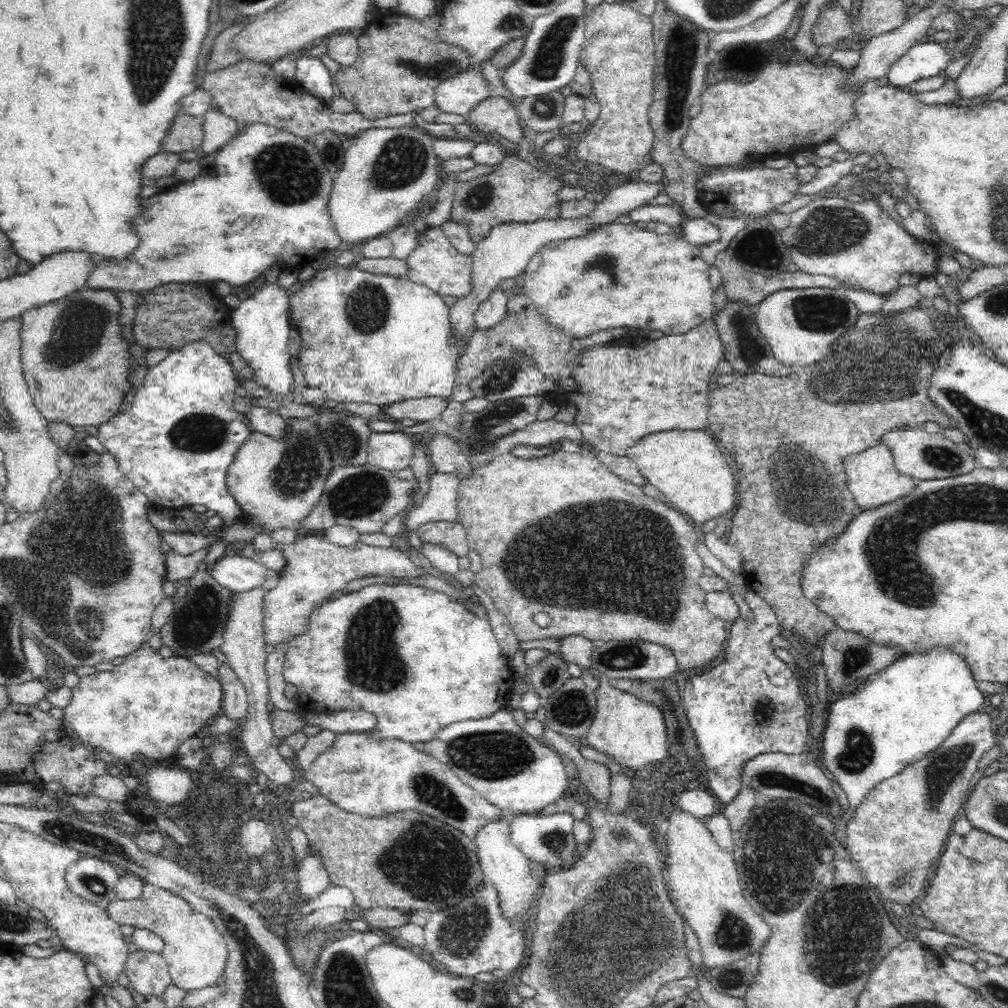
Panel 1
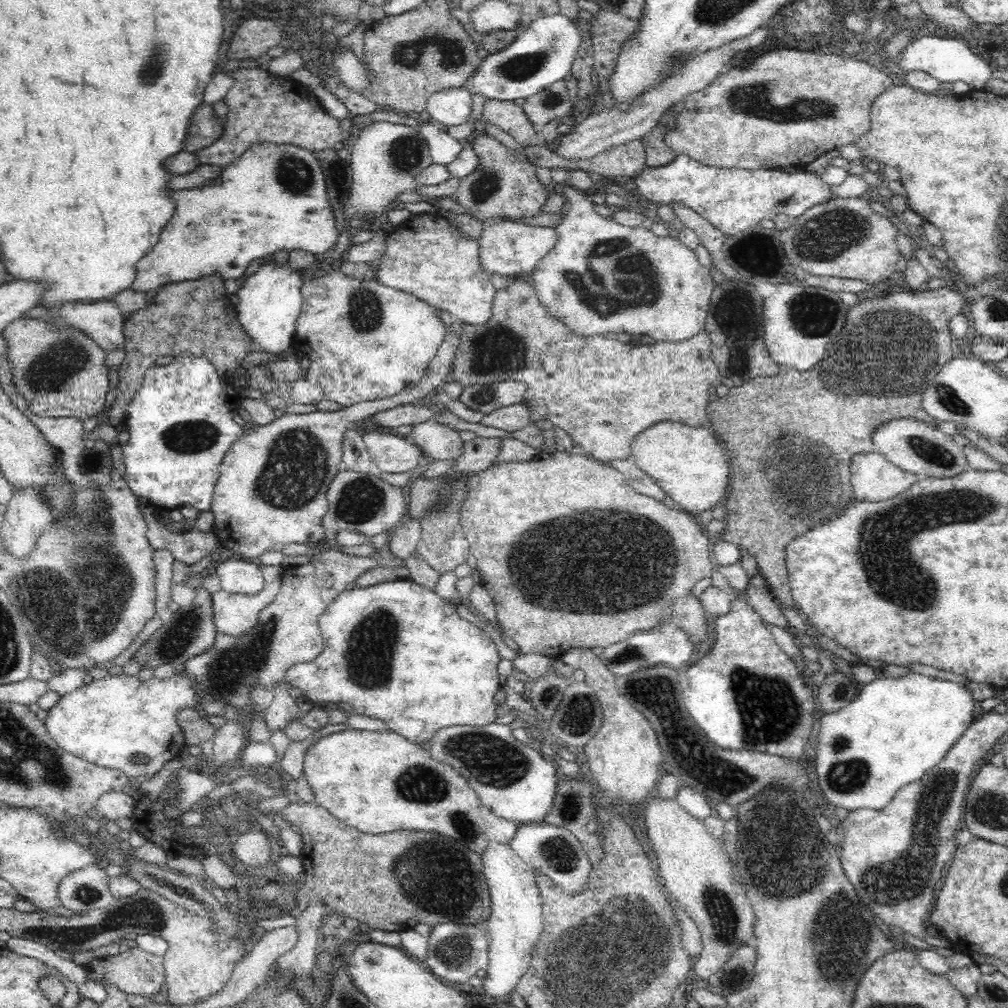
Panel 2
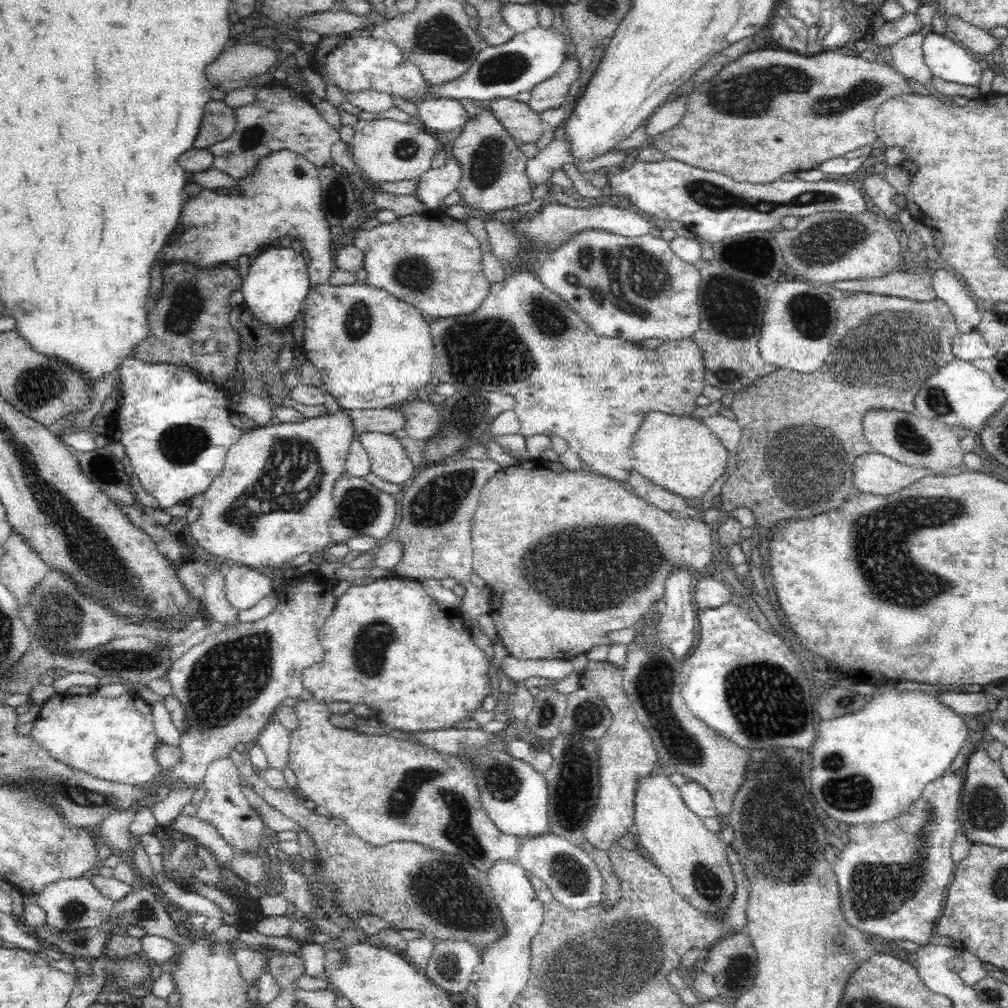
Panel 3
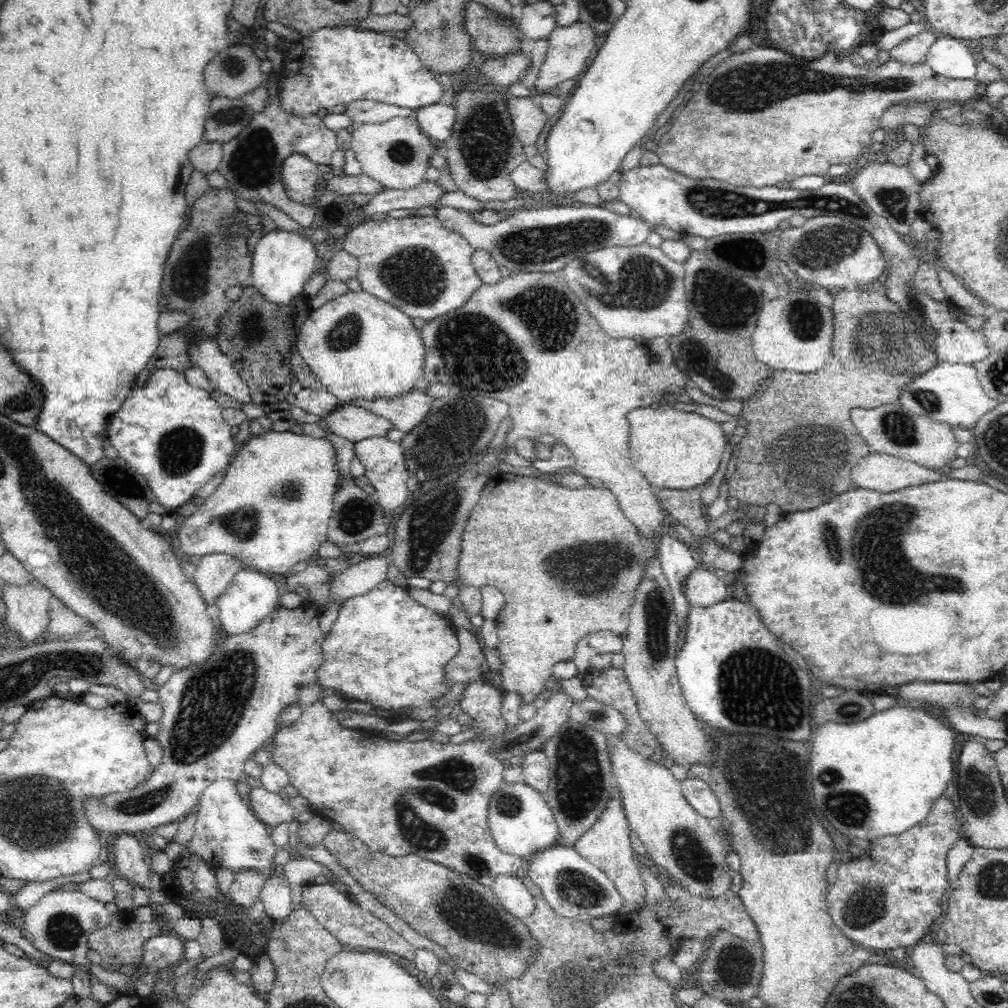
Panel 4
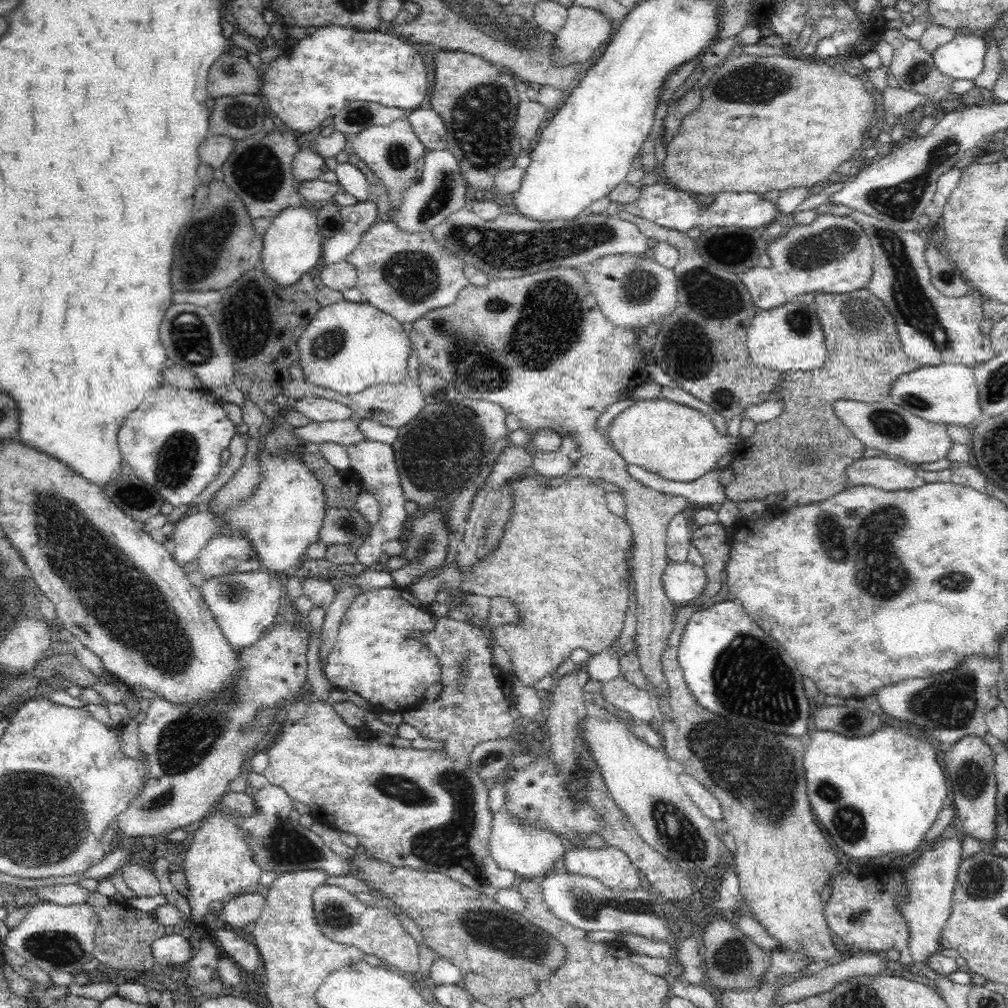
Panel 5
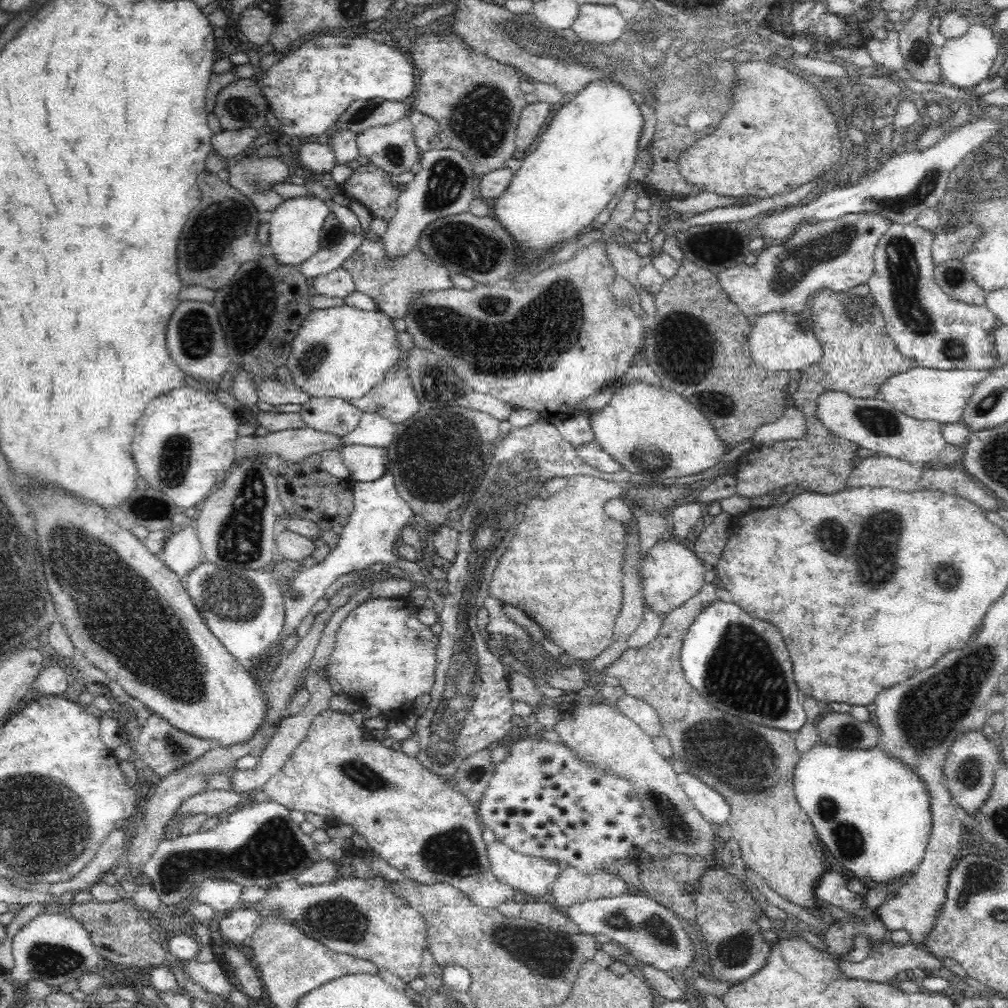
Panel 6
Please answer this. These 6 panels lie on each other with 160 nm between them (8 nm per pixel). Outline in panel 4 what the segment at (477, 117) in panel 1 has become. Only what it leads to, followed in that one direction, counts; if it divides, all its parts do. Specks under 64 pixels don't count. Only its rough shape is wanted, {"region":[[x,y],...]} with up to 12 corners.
{"region":[[531,97],[507,98],[516,136],[532,146],[547,114]]}

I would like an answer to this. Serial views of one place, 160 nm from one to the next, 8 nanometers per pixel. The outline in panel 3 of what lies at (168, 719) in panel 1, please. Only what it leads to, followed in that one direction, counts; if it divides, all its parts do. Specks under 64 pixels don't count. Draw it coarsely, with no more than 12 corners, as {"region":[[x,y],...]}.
{"region":[[55,694],[33,736],[52,759],[146,787],[152,708],[134,694]]}

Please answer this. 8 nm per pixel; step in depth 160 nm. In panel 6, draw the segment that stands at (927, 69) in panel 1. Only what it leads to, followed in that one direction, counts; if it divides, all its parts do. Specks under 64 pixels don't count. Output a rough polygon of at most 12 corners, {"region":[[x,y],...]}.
{"region":[[990,21],[939,50],[942,78],[975,87],[990,76],[1000,48]]}

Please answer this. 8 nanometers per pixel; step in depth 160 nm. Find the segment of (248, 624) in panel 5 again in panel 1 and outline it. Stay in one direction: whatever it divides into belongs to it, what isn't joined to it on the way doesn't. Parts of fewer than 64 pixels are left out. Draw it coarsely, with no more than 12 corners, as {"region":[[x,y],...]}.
{"region":[[249,553],[224,554],[209,570],[235,593],[262,587],[266,568]]}

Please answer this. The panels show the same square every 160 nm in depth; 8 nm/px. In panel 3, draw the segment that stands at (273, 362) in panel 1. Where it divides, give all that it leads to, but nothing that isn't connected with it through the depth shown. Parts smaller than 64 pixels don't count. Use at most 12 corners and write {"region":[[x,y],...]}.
{"region":[[276,244],[251,260],[244,305],[286,328],[311,288],[303,252]]}

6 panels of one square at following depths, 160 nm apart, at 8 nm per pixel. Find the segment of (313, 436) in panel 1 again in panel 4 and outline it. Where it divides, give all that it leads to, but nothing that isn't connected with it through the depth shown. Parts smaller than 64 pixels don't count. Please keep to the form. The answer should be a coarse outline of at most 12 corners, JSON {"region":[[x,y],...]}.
{"region":[[265,430],[180,524],[186,558],[287,576],[327,540],[328,439]]}

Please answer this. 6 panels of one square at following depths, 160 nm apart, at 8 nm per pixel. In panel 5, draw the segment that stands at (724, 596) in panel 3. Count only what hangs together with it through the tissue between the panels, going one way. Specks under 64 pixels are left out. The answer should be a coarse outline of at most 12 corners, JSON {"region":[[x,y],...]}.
{"region":[[668,558],[662,574],[666,597],[688,605],[706,586],[704,569]]}

